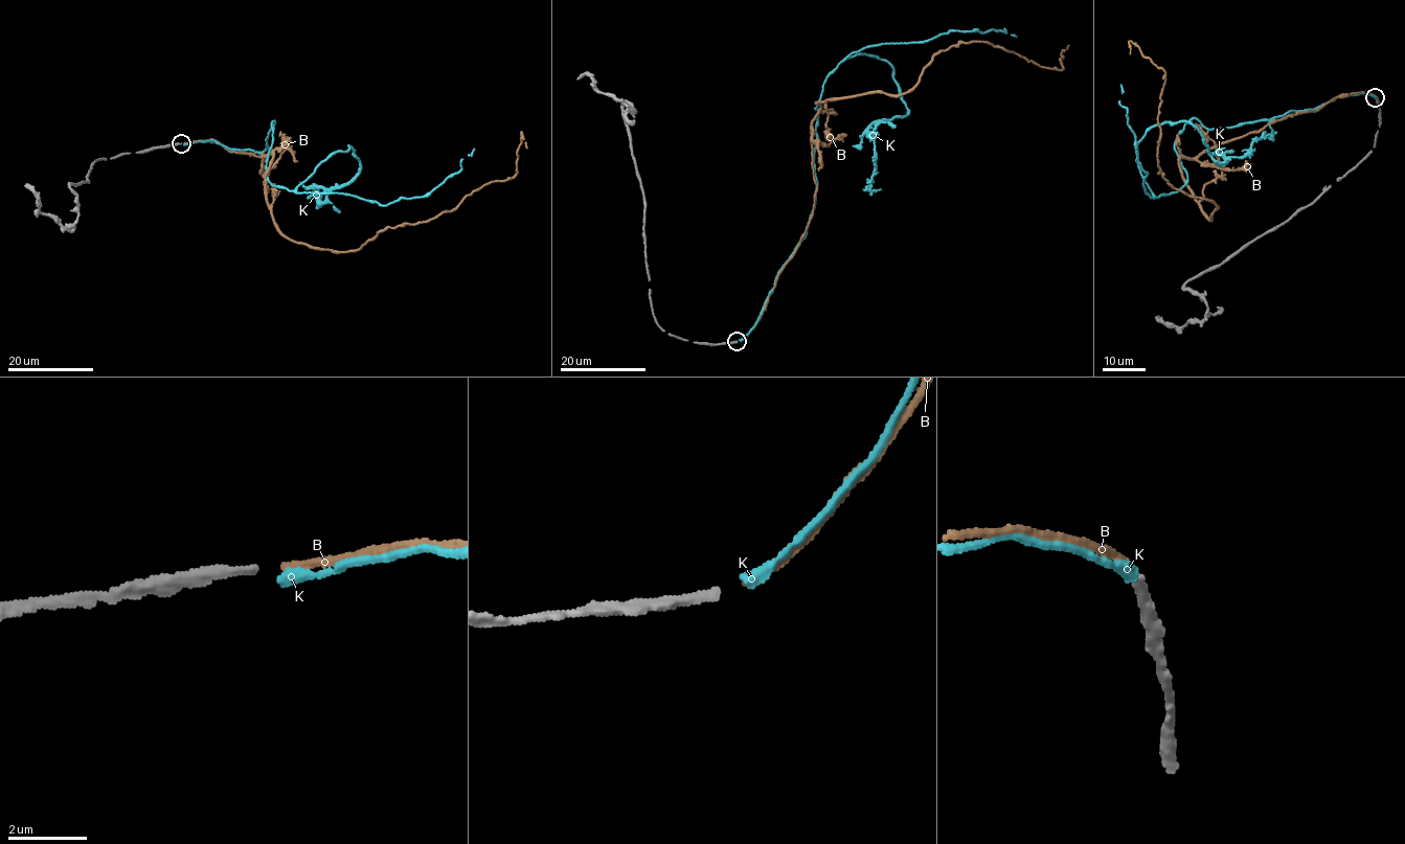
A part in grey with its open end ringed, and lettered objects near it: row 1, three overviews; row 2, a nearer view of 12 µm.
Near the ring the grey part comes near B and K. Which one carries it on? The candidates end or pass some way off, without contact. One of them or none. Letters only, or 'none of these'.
B

